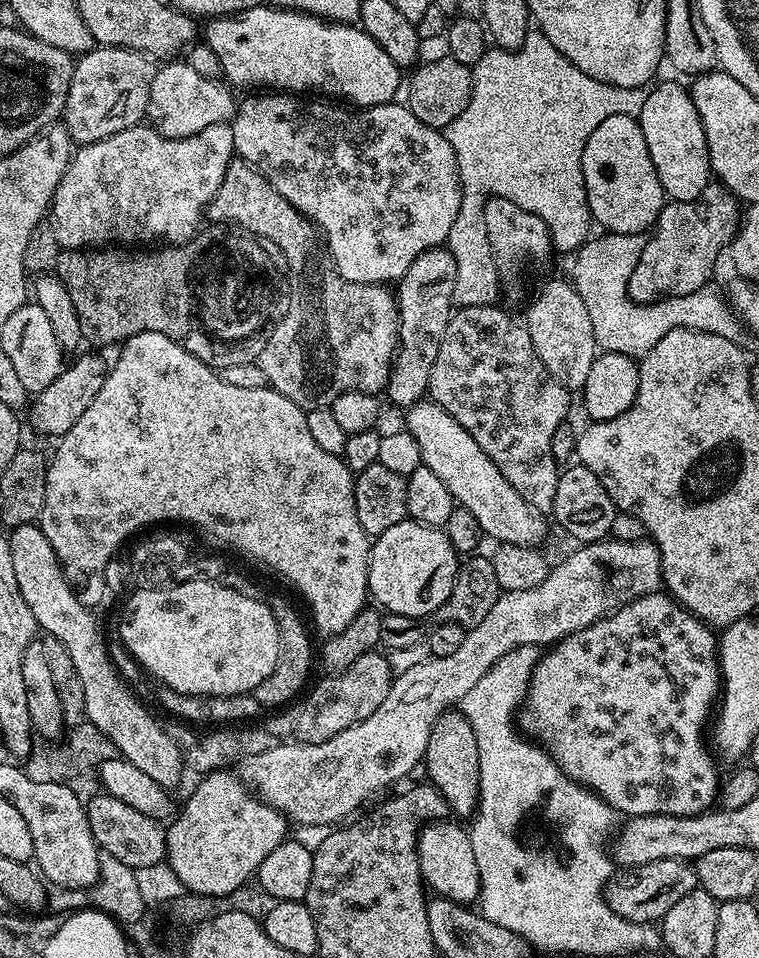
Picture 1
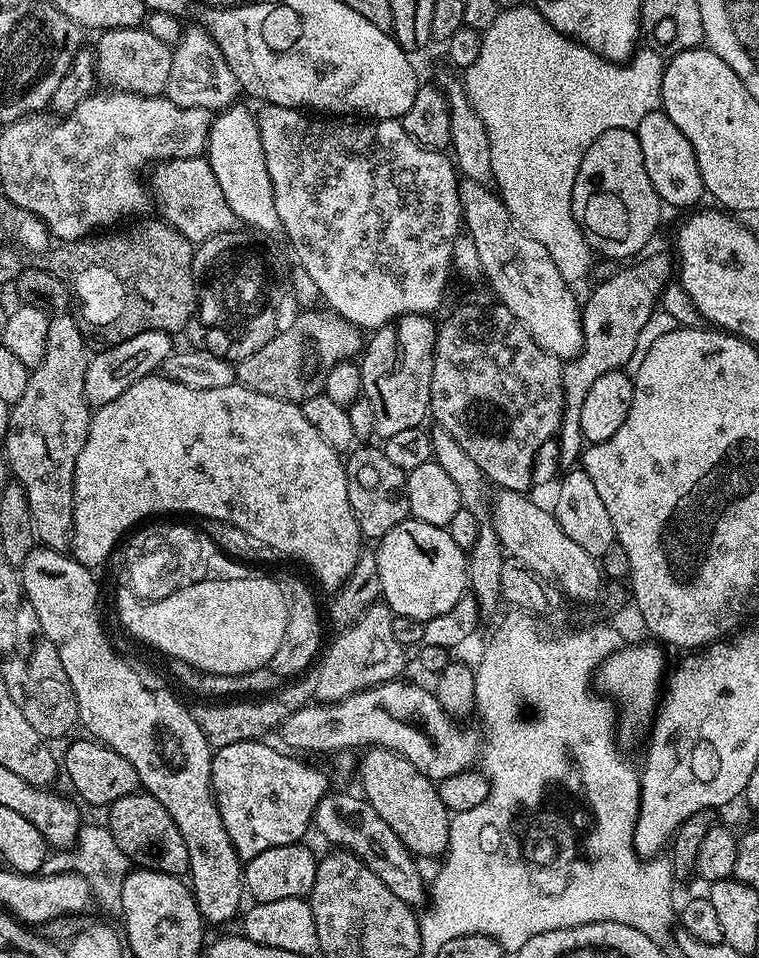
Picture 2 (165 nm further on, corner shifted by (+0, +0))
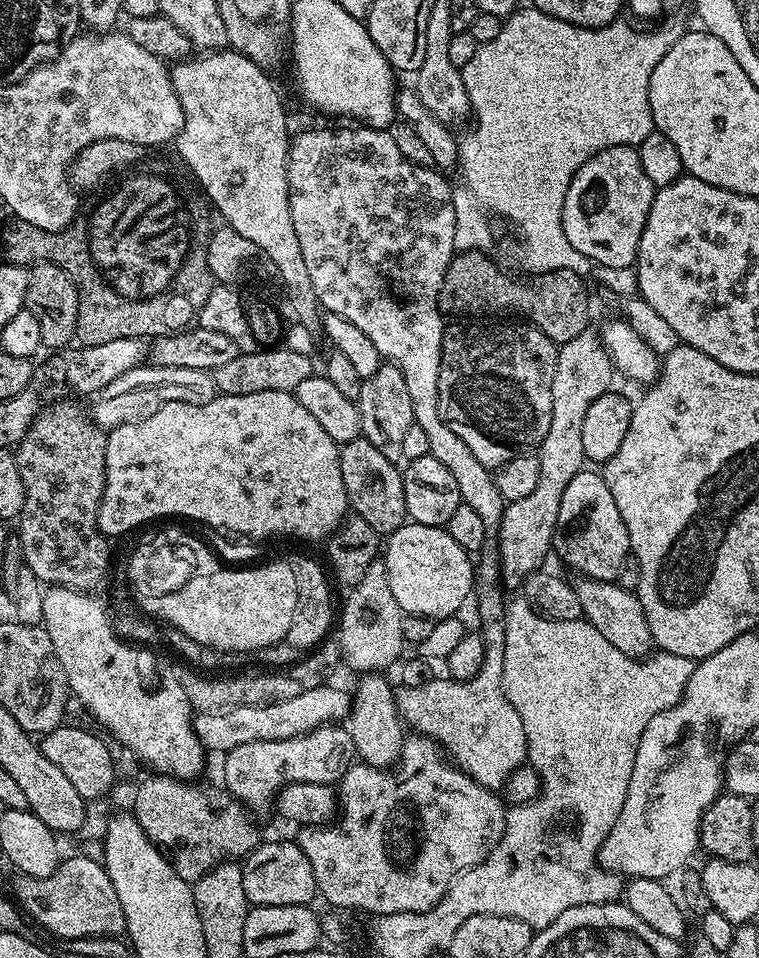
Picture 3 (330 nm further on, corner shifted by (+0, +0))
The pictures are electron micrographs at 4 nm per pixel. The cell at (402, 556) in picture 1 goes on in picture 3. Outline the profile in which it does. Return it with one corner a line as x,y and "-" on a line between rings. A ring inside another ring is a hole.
406,522
398,530
394,530
382,548
382,559
386,566
386,575
390,578
390,590
394,590
394,598
401,612
407,615
424,615
437,621
443,616
457,615
464,603
469,603
474,592
474,560
454,538
450,538
447,527
435,528

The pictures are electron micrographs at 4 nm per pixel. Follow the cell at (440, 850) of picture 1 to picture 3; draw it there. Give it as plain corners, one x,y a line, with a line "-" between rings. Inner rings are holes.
364,674
359,677
356,692
352,696
352,711
348,713
346,727
350,738
354,738
357,757
363,763
383,768
396,763
401,746
406,739
406,728
396,709
393,685
388,685
384,674

